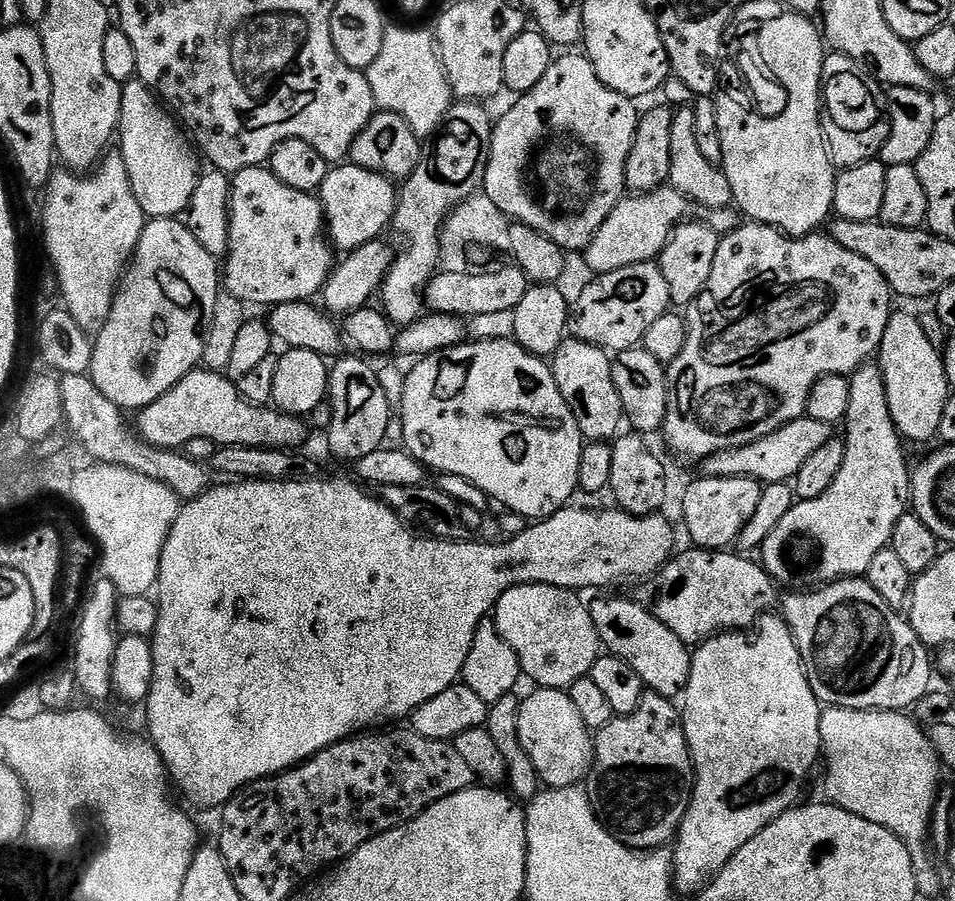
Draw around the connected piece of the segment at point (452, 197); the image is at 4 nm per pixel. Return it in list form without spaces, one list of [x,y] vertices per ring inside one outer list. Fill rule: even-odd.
[[[456,102],[448,109],[444,120],[431,141],[432,149],[421,151],[420,161],[408,179],[399,185],[396,198],[396,212],[392,215],[391,231],[396,231],[400,239],[401,248],[395,253],[390,270],[384,276],[384,284],[378,293],[382,311],[393,325],[403,326],[412,324],[425,315],[424,287],[431,282],[440,265],[440,235],[445,220],[464,200],[470,198],[484,183],[484,171],[488,165],[490,142],[494,127],[493,117],[488,117],[488,112],[480,102]]]

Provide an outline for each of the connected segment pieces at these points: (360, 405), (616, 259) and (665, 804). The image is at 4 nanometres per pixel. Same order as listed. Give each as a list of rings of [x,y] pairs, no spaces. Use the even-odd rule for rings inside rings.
[[[348,354],[345,360],[340,360],[337,364],[331,365],[328,373],[328,391],[334,397],[332,406],[332,425],[328,428],[326,439],[332,447],[332,452],[340,460],[355,462],[366,458],[366,454],[374,454],[376,448],[385,443],[388,436],[388,423],[394,420],[394,404],[388,401],[388,392],[380,385],[380,380],[376,377],[376,372],[371,368],[367,359],[356,354]]]
[[[671,186],[655,188],[653,192],[625,195],[618,206],[610,210],[610,218],[606,218],[602,226],[598,226],[598,234],[594,234],[594,238],[584,249],[582,259],[588,263],[592,274],[613,272],[626,266],[655,261],[672,237],[672,231],[689,219],[688,208],[690,209],[689,200],[675,192]]]
[[[645,691],[634,714],[616,716],[594,736],[592,771],[586,780],[590,802],[601,824],[629,848],[651,850],[665,847],[680,831],[680,823],[692,801],[692,755],[686,742],[681,709],[672,704],[675,703],[669,697]]]

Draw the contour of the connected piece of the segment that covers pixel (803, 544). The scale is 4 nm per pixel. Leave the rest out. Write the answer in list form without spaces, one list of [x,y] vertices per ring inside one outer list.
[[[879,363],[863,364],[857,372],[852,373],[850,410],[846,410],[846,418],[842,421],[843,428],[842,470],[838,470],[838,478],[830,482],[830,490],[826,490],[826,494],[818,498],[796,500],[778,526],[770,531],[770,536],[762,547],[764,569],[777,585],[785,584],[785,589],[815,590],[826,584],[833,584],[836,580],[863,577],[868,571],[870,561],[878,555],[878,550],[891,545],[898,518],[902,518],[909,511],[912,495],[910,464],[908,468],[908,460],[904,457],[905,445],[890,418],[890,406],[886,402],[886,382],[882,378]]]

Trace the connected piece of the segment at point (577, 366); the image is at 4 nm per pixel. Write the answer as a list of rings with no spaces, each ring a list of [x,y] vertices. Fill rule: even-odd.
[[[575,338],[561,339],[550,357],[554,382],[558,382],[558,390],[562,398],[566,398],[566,406],[570,406],[580,432],[588,442],[611,441],[621,431],[620,423],[626,420],[622,398],[618,398],[614,386],[612,361],[613,357],[603,348]]]

